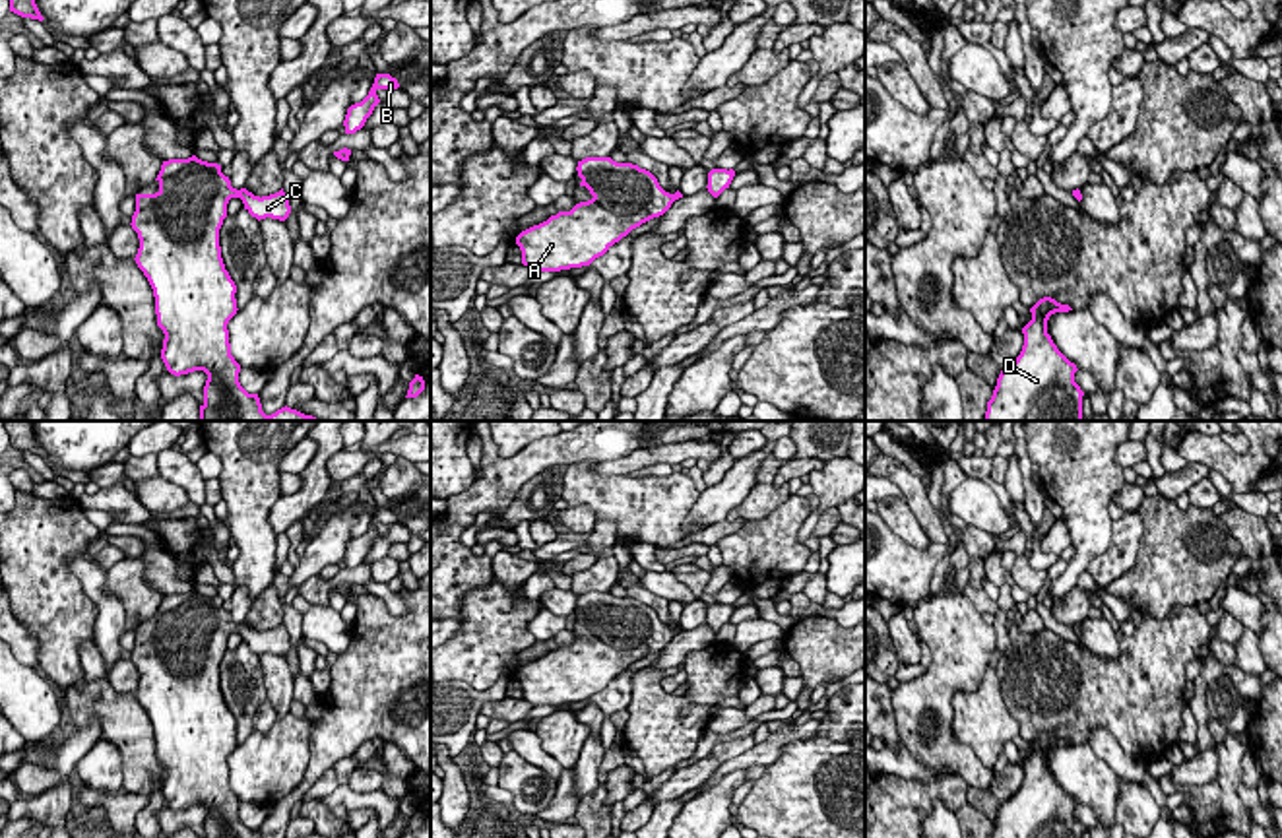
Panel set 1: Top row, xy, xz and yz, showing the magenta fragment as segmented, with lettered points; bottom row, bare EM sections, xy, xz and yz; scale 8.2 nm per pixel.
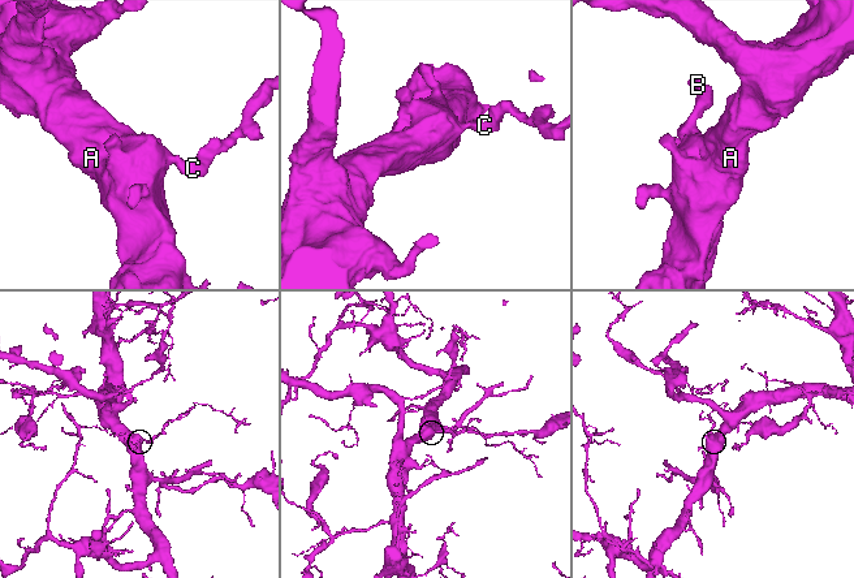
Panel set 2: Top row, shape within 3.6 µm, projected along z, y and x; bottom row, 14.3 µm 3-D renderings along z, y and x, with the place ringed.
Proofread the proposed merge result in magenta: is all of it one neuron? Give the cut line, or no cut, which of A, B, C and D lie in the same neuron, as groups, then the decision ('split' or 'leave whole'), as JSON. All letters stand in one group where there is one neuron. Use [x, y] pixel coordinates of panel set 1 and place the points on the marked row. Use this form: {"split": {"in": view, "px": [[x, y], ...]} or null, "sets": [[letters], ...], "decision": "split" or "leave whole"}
{"split": null, "sets": [["A", "B", "C", "D"]], "decision": "leave whole"}

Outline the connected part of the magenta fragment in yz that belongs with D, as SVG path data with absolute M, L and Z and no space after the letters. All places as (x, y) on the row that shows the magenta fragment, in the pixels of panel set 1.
M1051 297L1030 308L1022 351L1001 371L985 421L1082 421L1084 392L1074 382L1078 369L1047 334L1049 316L1069 310Z

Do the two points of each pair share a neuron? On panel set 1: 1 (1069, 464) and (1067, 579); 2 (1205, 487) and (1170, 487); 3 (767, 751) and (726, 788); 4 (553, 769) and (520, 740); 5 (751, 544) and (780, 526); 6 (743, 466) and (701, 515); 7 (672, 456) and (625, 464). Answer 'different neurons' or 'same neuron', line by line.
1: same neuron
2: different neurons
3: different neurons
4: same neuron
5: same neuron
6: same neuron
7: same neuron

